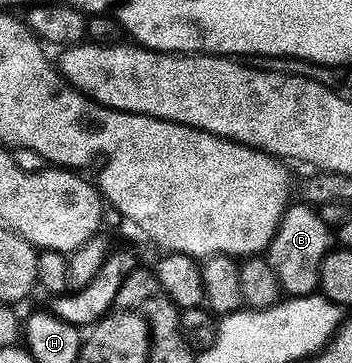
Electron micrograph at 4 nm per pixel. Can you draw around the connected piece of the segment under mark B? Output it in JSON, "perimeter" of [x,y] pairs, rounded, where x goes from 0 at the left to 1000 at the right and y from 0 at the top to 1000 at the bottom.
{"perimeter":[[[849,554],[807,579],[790,631],[767,664],[756,711],[810,815],[884,813],[909,785],[909,733],[949,680],[946,628],[915,609],[906,579]]]}

